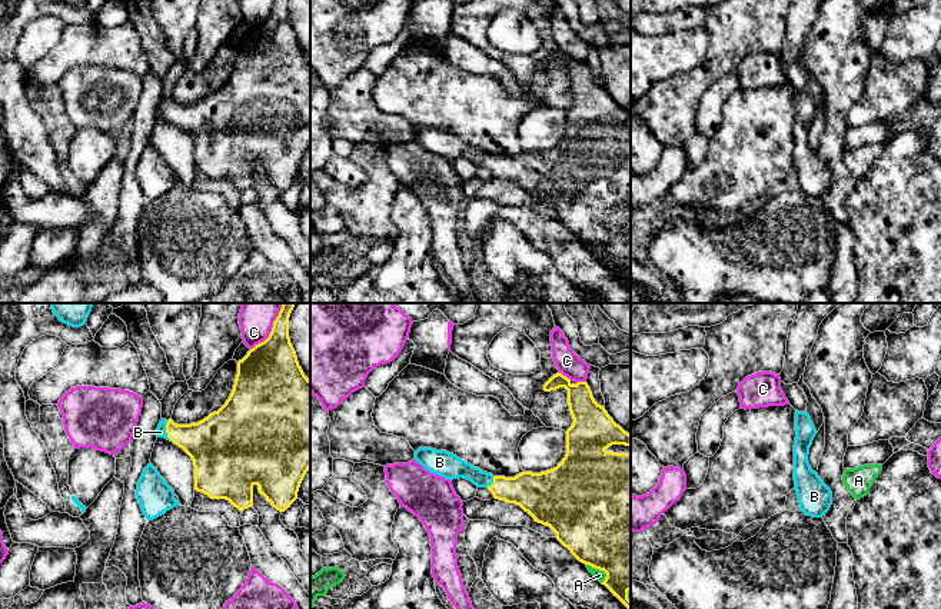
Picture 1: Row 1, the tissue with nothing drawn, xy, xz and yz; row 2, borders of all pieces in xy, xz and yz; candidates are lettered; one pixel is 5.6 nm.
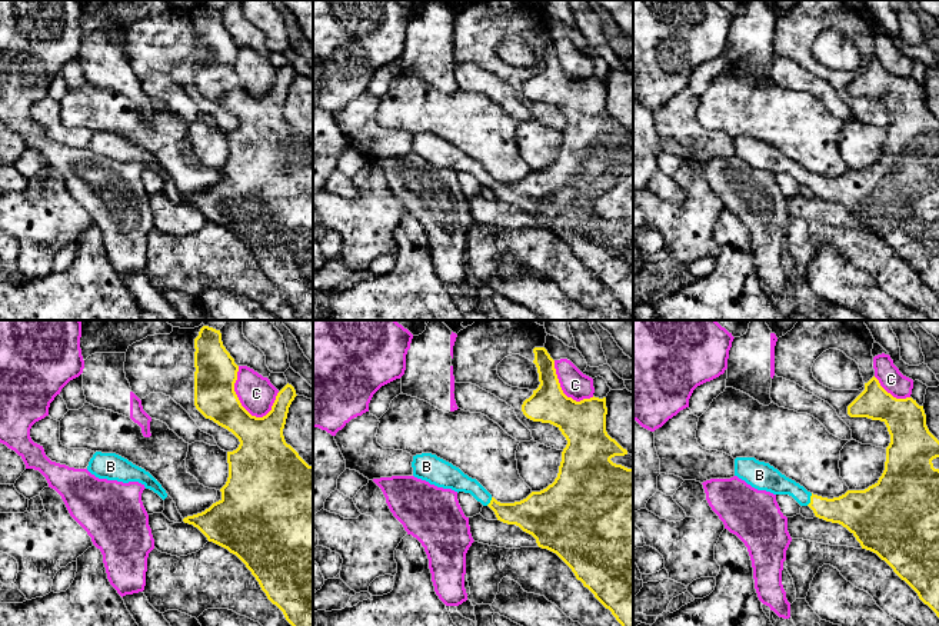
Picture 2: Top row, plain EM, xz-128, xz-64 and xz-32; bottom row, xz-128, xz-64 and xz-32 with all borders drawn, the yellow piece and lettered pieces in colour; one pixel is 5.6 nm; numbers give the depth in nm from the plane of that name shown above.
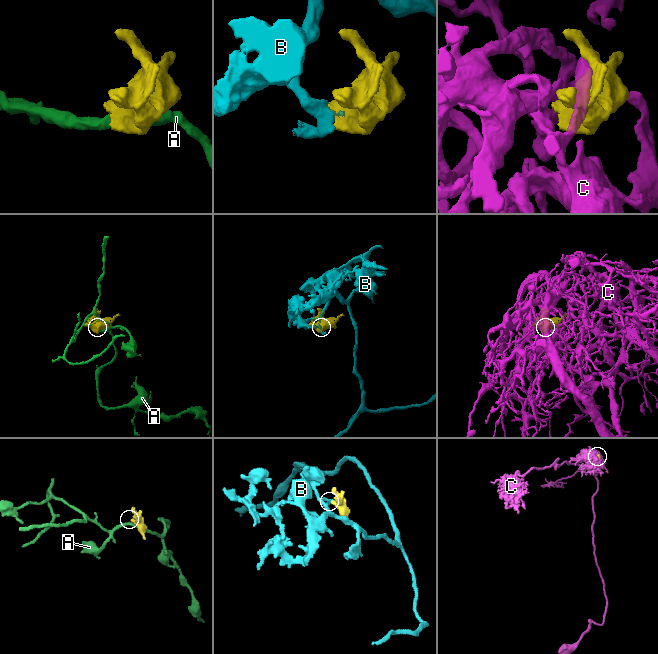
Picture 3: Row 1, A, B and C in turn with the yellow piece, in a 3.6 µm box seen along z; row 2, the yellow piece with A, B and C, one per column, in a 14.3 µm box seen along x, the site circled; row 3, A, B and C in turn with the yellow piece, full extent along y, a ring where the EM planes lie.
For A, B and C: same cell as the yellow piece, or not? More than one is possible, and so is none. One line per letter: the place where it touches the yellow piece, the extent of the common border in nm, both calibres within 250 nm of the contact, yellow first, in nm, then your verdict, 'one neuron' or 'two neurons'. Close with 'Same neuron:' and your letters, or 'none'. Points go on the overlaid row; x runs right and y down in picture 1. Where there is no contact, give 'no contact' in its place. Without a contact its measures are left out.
A: meets yellow in xz at (599, 569); contact 140 nm long; 500 nm thick on the yellow side, 60 nm on the other; two neurons
B: meets yellow in xy at (166, 431); contact 120 nm long; 260 nm thick on the yellow side, 60 nm on the other; one neuron
C: meets yellow in xy at (272, 329); contact 320 nm long; 340 nm thick on the yellow side, 220 nm on the other; two neurons
Same neuron: B

